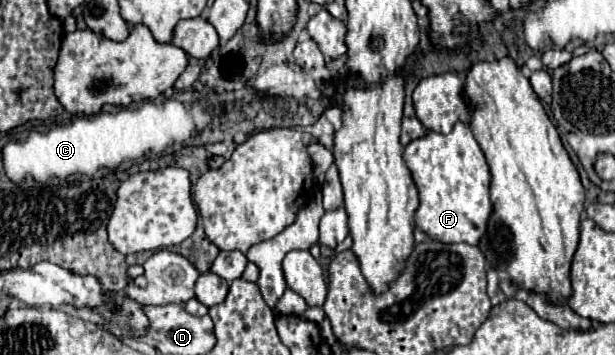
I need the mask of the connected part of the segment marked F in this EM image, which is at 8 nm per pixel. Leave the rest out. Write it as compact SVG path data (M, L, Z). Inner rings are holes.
M455 123L453 131L449 135L427 131L423 137L411 141L405 147L403 161L411 171L411 177L419 189L419 207L415 211L415 225L429 235L435 241L441 243L467 243L467 245L479 245L487 231L489 215L493 213L493 205L489 201L489 165L483 157L481 147L477 145L471 127L467 123Z

